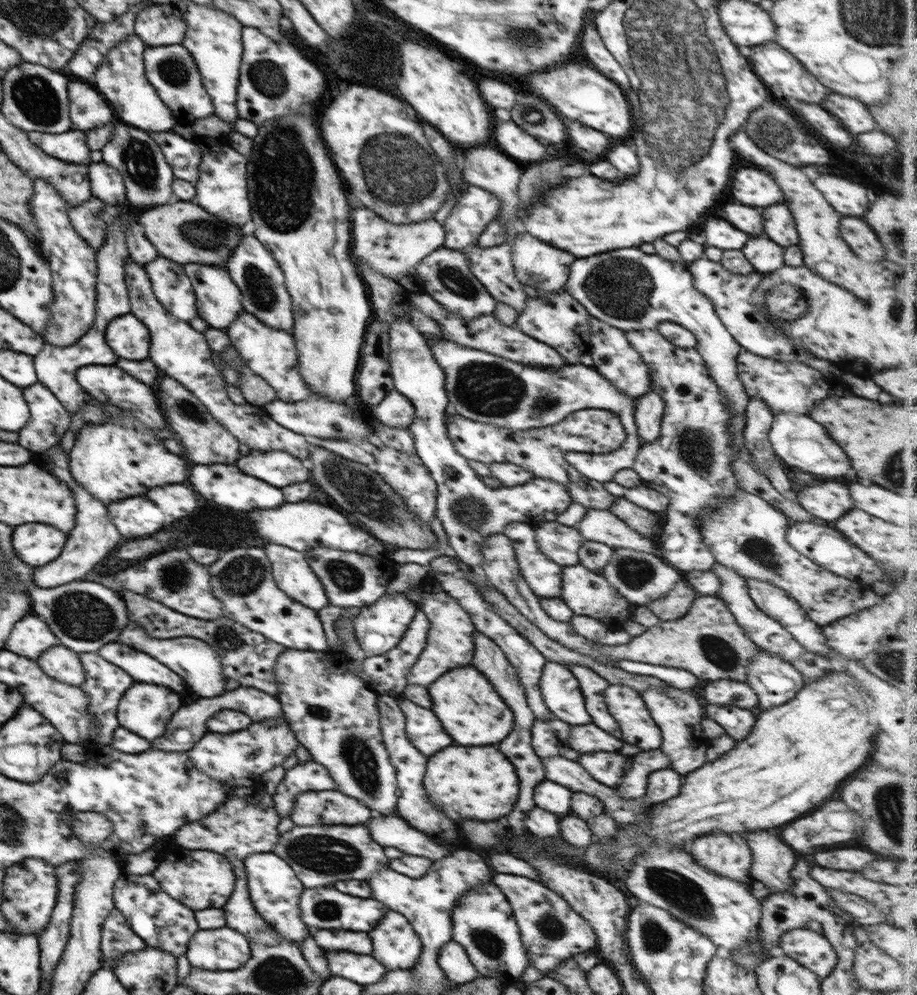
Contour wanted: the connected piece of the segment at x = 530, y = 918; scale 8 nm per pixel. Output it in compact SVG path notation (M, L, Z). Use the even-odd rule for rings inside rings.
M496 874L492 880L506 895L517 920L521 941L528 953L529 965L535 966L544 976L549 976L561 963L574 955L595 950L597 936L589 922L553 890L548 890L540 882L530 878L520 878L512 874Z

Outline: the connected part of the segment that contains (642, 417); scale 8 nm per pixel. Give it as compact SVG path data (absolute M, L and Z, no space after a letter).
M652 382L651 389L638 398L635 404L635 425L641 444L652 442L659 437L664 407L664 401Z

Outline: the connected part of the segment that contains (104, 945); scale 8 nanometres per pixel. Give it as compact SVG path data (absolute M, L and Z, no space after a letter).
M116 908L110 910L103 922L101 932L101 952L104 966L111 968L115 960L128 954L144 950L147 944L131 929L126 917Z

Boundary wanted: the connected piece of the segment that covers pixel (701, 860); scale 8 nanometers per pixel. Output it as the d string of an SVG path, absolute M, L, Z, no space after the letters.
M708 834L696 838L690 854L696 864L707 868L714 874L727 876L736 882L752 885L752 851L746 838L740 834Z

